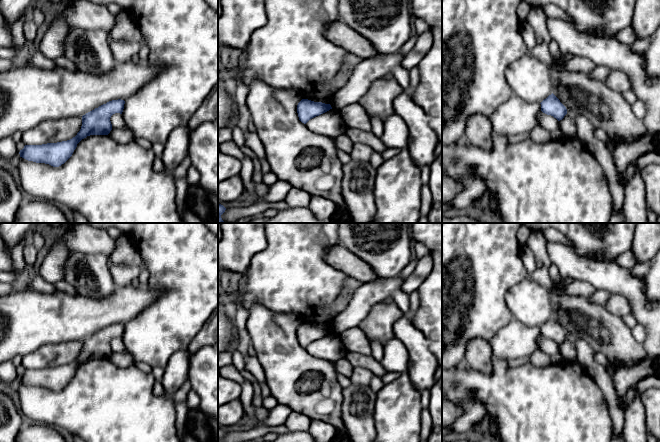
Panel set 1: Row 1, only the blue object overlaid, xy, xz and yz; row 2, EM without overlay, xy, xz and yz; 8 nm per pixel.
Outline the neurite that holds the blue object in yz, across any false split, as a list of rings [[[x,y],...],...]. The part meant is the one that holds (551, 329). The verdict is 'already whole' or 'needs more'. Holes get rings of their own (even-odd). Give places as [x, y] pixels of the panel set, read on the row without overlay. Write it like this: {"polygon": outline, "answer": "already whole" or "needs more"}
{"polygon": [[[553,317],[544,323],[540,328],[541,335],[543,337],[553,340],[558,345],[562,344],[567,338],[566,331]]], "answer": "already whole"}

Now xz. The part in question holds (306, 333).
{"polygon": [[[302,323],[297,329],[299,344],[306,348],[310,343],[319,340],[332,333],[330,328],[314,326],[308,323]]], "answer": "already whole"}

